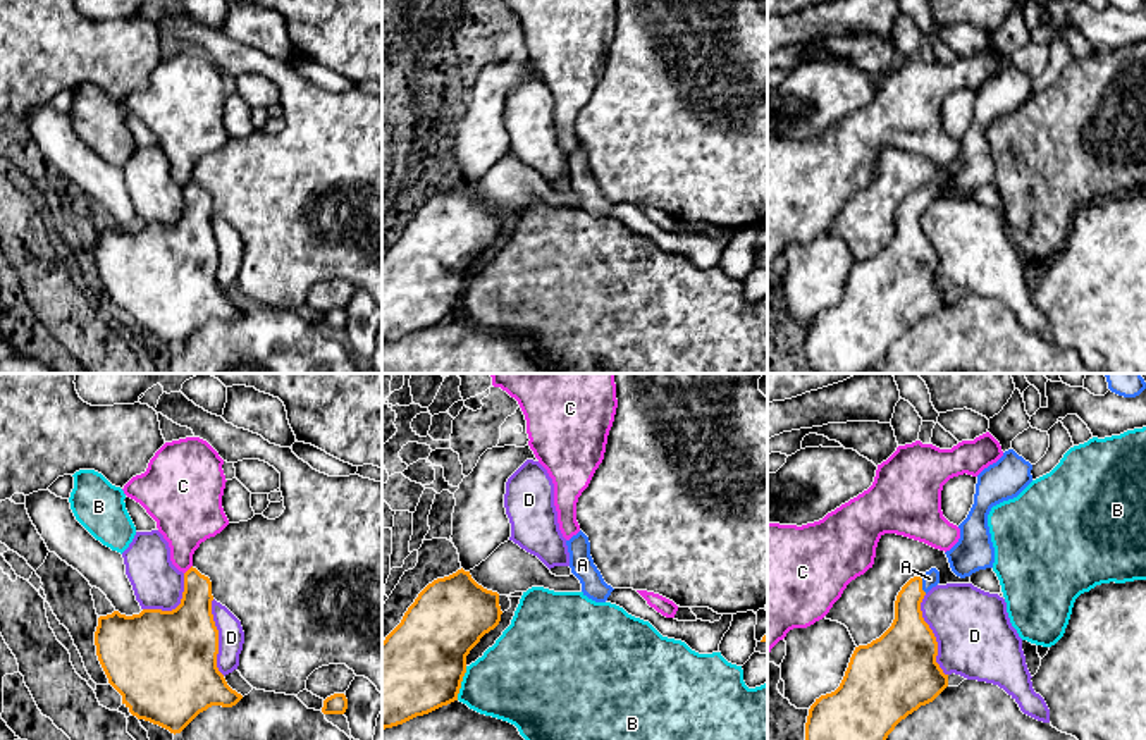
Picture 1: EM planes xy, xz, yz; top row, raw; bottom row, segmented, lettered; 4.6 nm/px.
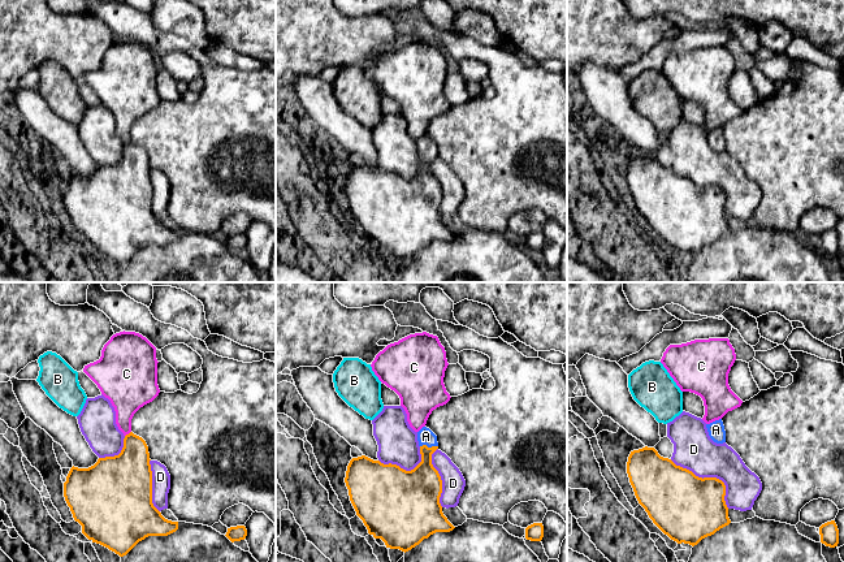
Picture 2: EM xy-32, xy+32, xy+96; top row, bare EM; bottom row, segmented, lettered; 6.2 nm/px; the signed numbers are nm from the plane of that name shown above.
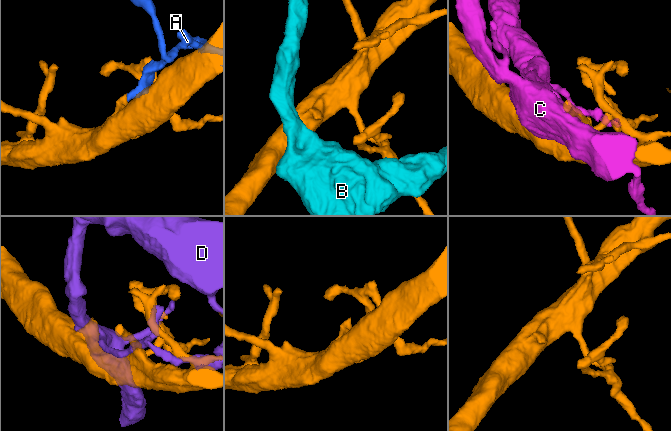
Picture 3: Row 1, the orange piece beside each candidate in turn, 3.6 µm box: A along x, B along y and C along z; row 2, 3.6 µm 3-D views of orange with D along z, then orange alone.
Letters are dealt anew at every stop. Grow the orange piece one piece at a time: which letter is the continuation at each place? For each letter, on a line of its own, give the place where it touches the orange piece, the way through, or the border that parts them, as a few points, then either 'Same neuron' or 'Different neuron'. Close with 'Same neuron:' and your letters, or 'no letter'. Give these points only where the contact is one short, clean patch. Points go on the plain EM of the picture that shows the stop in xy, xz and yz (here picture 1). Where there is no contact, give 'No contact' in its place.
A: Touches orange at yz (921, 198). Path across: yz (909, 250), (909, 212), (921, 198), (930, 193). Same neuron
B: Touches orange at xz (460, 298). Different neuron
C: Touches orange at xy (188, 184). Different neuron
D: Touches orange at yz (933, 250). Different neuron
Same neuron: A

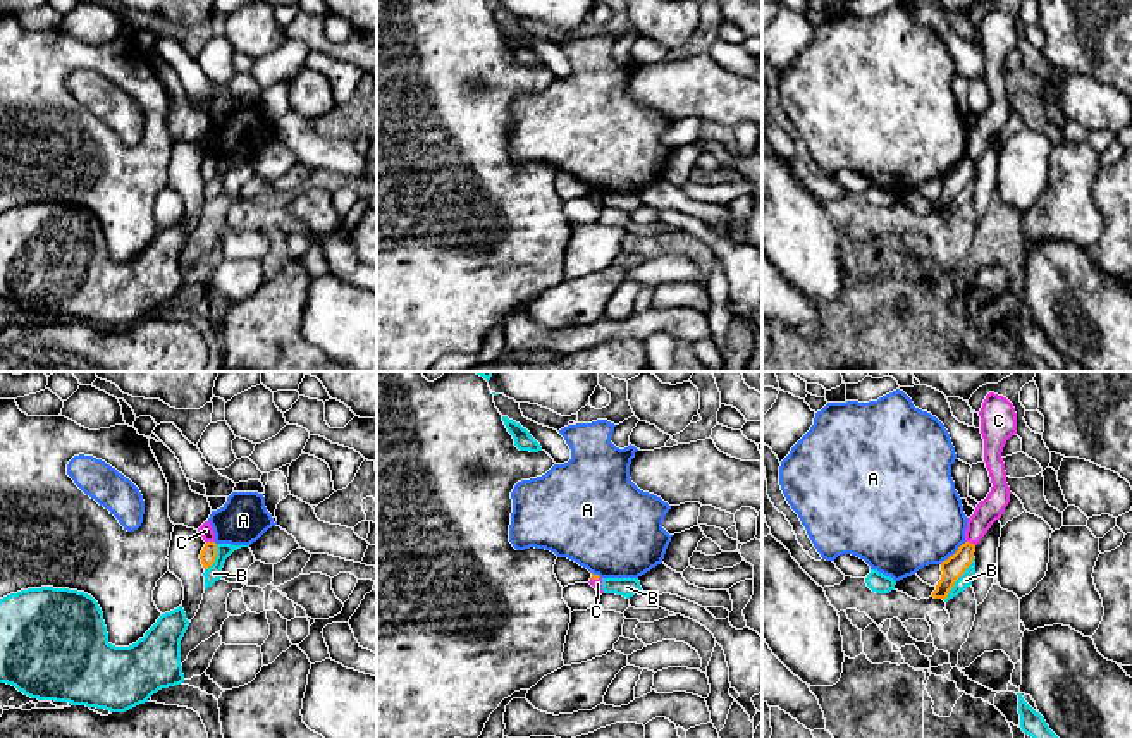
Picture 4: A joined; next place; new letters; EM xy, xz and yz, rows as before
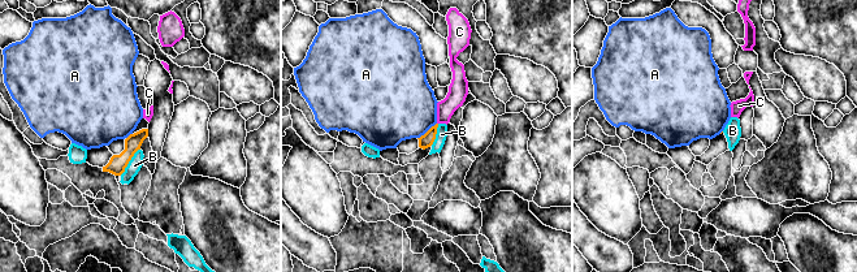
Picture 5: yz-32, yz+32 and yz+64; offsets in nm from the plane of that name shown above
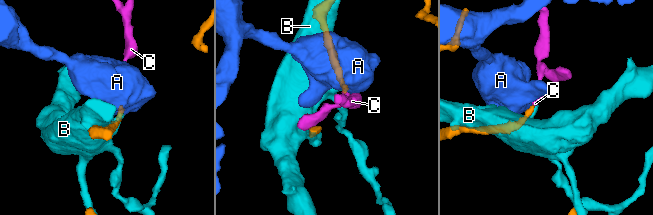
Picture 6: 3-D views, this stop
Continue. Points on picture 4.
A: Touches orange at yz (953, 169). Different neuron
B: Touches orange at yz (959, 191). Different neuron
C: Touches orange at yz (969, 157). Boundary: yz (965, 155), (974, 160). Different neuron
Same neuron: no letter

